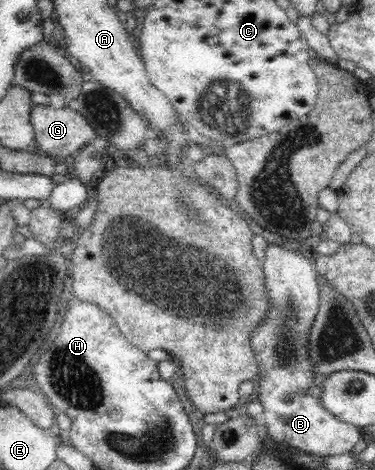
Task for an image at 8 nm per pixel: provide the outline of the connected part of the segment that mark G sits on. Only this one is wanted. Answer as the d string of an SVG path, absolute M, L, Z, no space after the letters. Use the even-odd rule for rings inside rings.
M33 104L31 124L37 152L54 158L76 155L97 137L86 119L68 107Z

